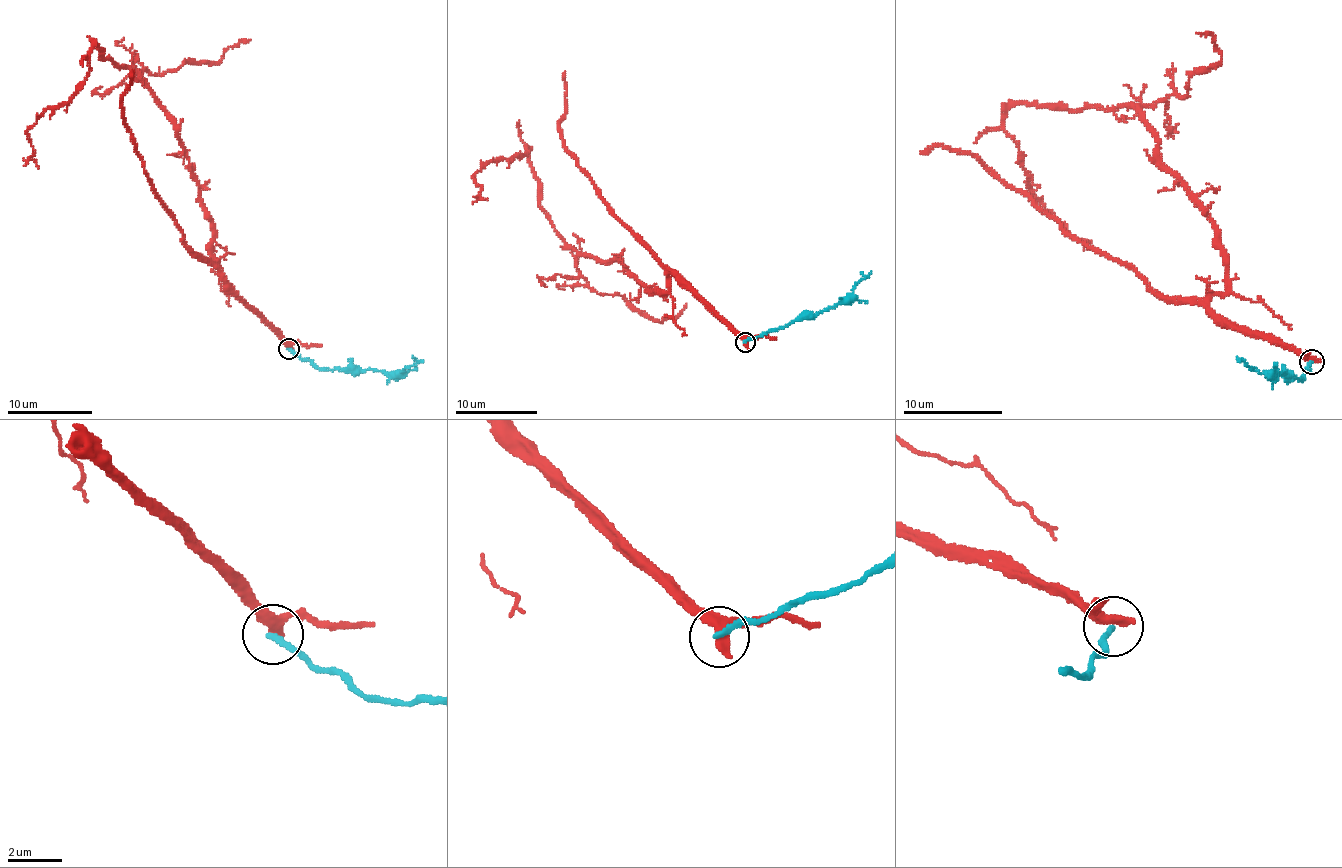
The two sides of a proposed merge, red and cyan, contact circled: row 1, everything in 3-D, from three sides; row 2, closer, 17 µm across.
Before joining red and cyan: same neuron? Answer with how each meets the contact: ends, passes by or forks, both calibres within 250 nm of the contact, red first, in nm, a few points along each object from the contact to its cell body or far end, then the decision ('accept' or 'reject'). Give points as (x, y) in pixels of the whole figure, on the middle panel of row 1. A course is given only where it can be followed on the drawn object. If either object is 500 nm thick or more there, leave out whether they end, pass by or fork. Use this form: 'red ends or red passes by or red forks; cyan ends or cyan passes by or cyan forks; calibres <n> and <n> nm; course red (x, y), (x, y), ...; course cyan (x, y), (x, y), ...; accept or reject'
red passes by; cyan ends; calibres 360 and 200 nm; course red (745, 343), (673, 272), (662, 296), (618, 261), (570, 247), (538, 205), (526, 145), (473, 176), (487, 200); course cyan (746, 342), (781, 326), (814, 319), (843, 302), (871, 271); reject

